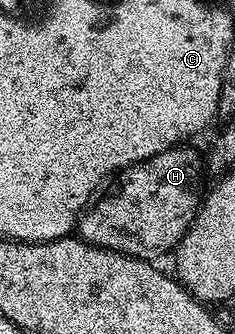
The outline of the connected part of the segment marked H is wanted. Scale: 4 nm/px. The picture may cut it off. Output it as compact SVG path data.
M178 145L151 157L146 163L136 163L120 172L121 192L109 195L92 204L82 214L79 220L79 238L85 243L102 247L108 251L118 251L136 259L157 261L160 255L174 250L182 237L189 231L197 210L201 207L203 190L201 191L201 174L206 174L207 167L203 162L203 155L195 148Z

